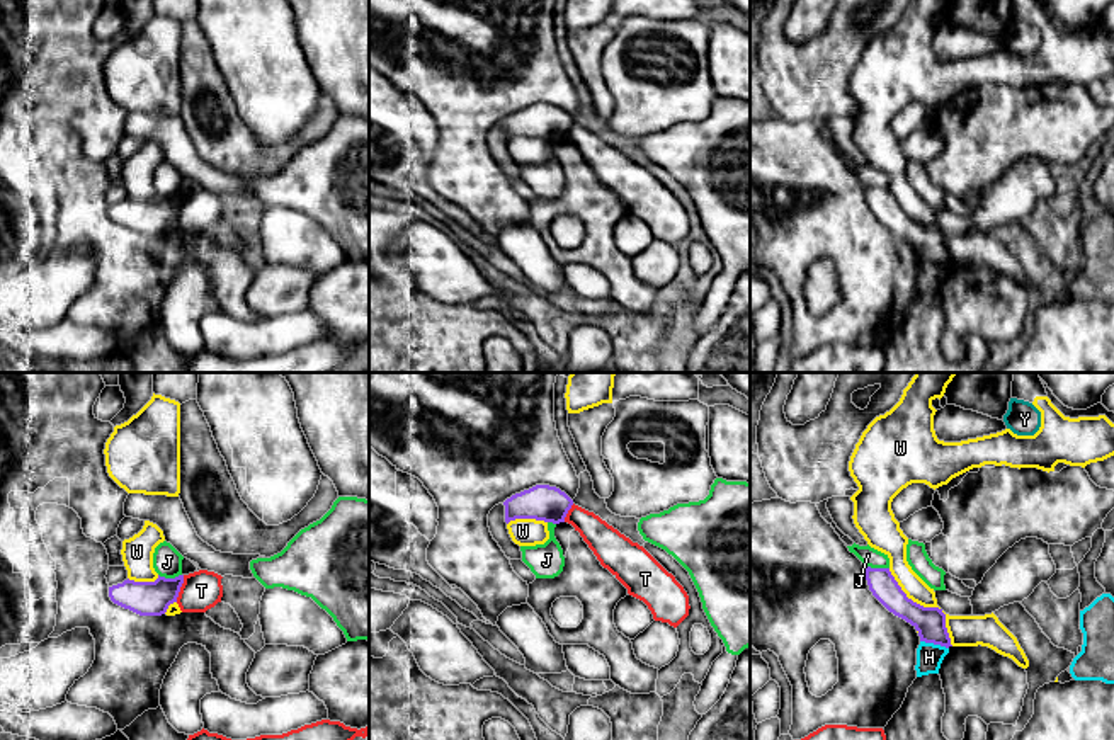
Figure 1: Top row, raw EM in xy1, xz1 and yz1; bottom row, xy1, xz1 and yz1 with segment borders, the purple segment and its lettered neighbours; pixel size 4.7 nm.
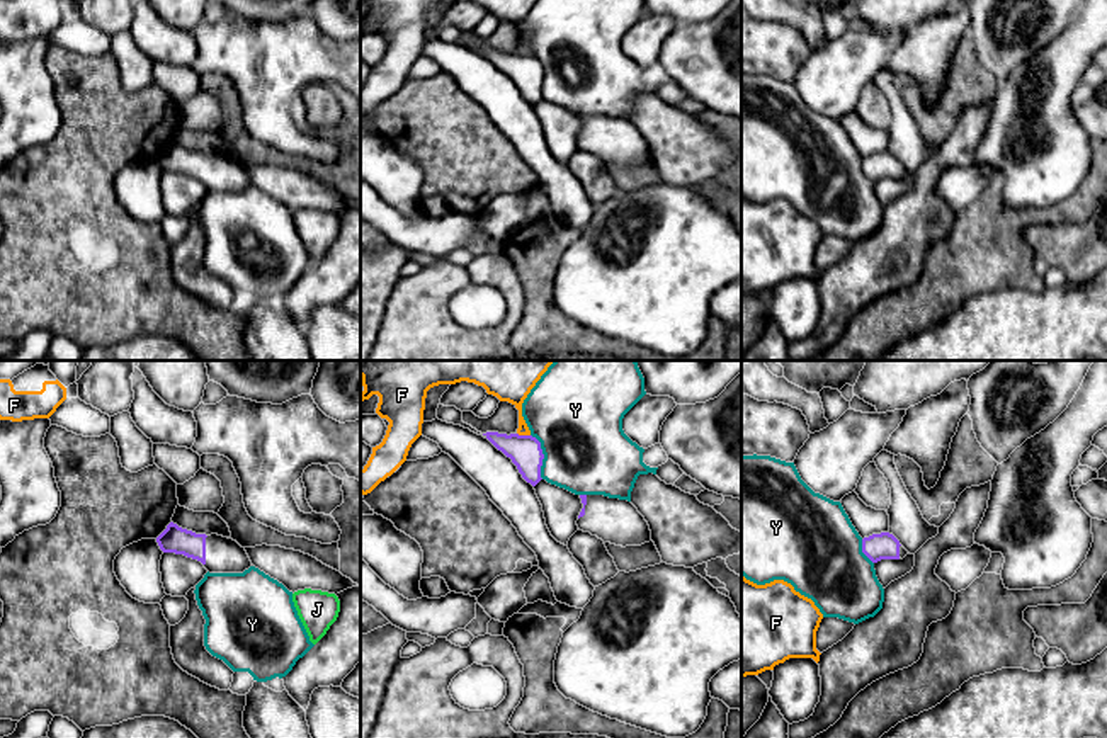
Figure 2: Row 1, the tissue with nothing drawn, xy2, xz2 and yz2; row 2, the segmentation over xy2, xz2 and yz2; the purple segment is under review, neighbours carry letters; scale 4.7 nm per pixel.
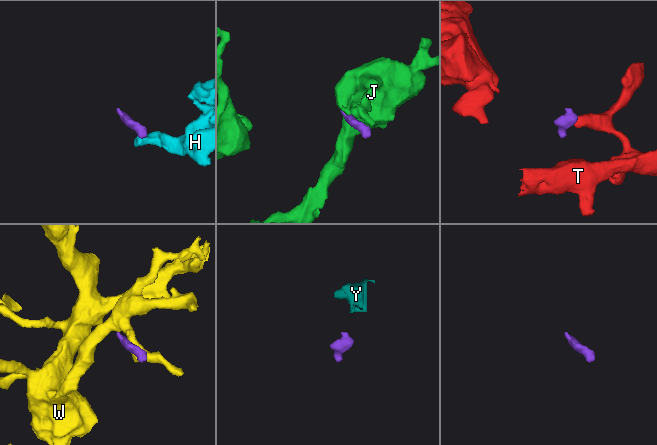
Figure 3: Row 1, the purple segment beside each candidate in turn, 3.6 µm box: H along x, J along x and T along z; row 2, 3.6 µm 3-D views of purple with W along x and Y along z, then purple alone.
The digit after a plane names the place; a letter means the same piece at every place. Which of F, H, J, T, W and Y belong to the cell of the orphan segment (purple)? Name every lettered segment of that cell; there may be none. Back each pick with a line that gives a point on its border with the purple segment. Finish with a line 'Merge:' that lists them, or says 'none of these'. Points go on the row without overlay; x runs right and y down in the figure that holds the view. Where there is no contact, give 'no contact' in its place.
Merge: none of these

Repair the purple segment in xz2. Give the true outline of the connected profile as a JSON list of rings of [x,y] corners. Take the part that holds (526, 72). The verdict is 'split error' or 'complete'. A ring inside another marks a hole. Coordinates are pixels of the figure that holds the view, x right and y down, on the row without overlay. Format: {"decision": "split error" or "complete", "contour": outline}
{"decision": "complete", "contour": [[[486,51],[483,53],[498,70],[502,70],[512,82],[517,85],[522,97],[536,105],[541,97],[542,85],[542,68],[541,61],[532,54],[519,54],[519,53],[498,53]]]}

